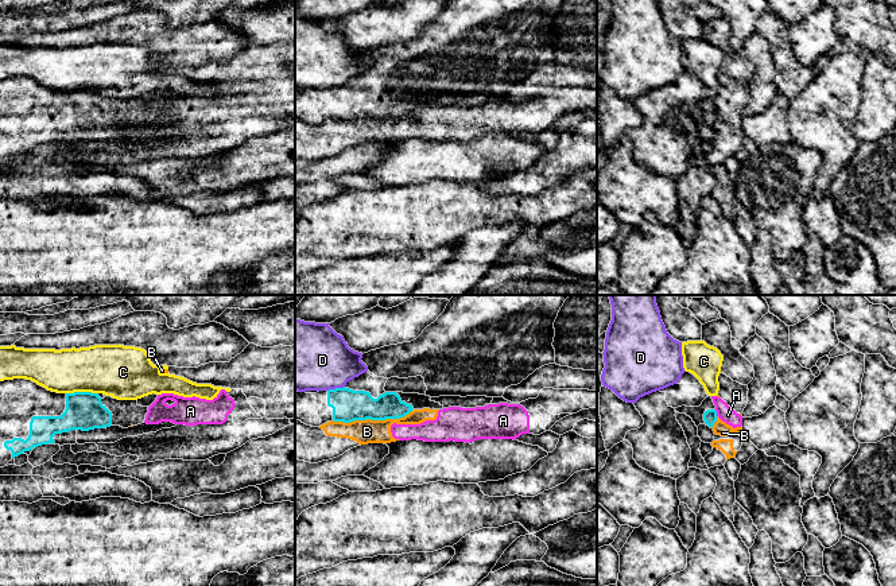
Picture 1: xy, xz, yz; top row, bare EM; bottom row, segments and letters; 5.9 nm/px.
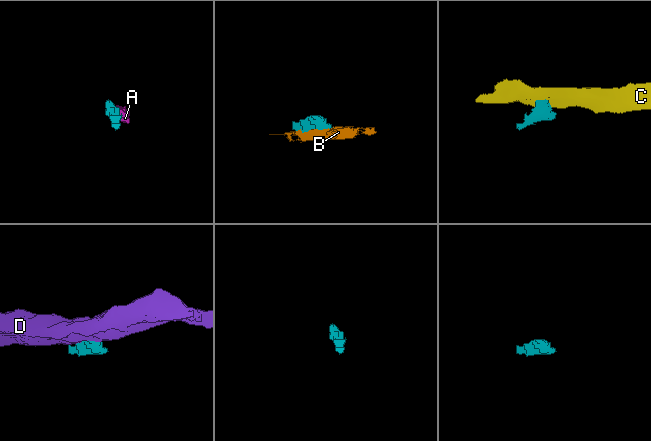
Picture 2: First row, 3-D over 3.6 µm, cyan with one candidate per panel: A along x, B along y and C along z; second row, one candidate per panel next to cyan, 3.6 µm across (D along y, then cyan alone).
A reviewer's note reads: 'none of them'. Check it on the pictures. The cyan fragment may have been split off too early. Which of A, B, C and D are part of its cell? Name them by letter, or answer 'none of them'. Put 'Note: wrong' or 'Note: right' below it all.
none of them
Note: right

